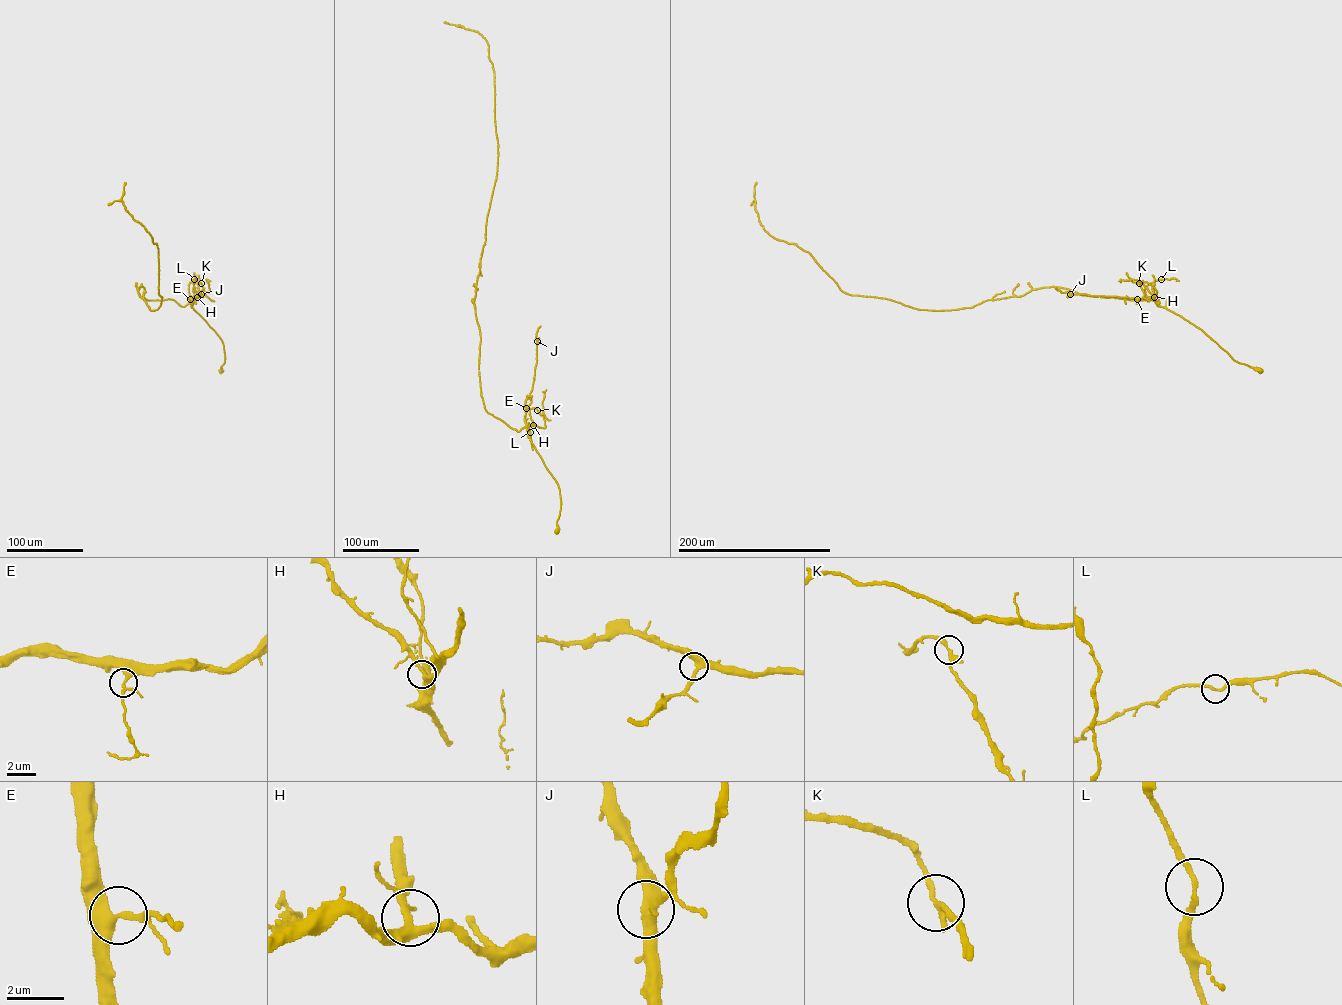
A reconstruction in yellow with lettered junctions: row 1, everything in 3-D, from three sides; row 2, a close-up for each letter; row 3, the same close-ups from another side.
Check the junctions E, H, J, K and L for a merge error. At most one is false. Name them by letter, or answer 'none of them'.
none of them

